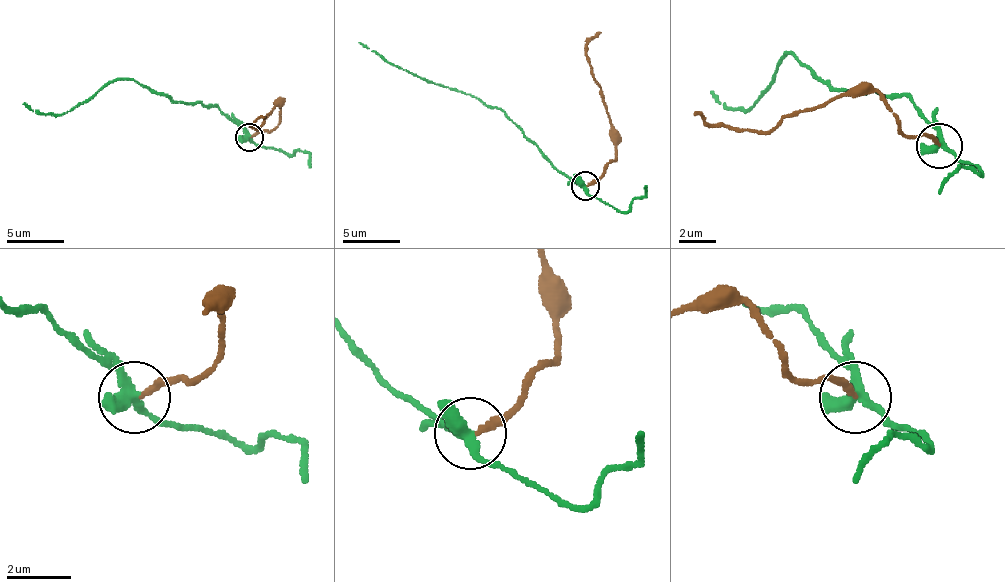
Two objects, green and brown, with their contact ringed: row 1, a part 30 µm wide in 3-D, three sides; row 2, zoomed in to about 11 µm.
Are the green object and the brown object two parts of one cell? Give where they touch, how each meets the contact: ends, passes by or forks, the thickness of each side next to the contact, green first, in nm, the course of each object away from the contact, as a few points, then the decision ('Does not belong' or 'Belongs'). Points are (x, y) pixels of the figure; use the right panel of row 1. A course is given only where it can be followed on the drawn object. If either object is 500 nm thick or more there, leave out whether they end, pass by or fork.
Place: (939, 145). At the ring green forks. At the ring brown ends. Thickness 300 nm (green) against 190 nm. Course of green: (938, 144), (906, 99), (828, 89), (792, 53), (787, 53), (751, 108), (723, 108), (709, 94). Course of brown: (938, 144), (906, 135), (874, 94), (842, 94), (787, 112), (769, 131), (714, 126), (696, 112). Does not belong

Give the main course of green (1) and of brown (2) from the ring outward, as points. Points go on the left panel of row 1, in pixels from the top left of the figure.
1: (248, 136), (217, 107), (171, 102), (131, 79), (113, 79), (65, 113), (36, 113), (22, 105)
2: (251, 136), (271, 130), (280, 122), (280, 105), (257, 128), (251, 125), (265, 116)

